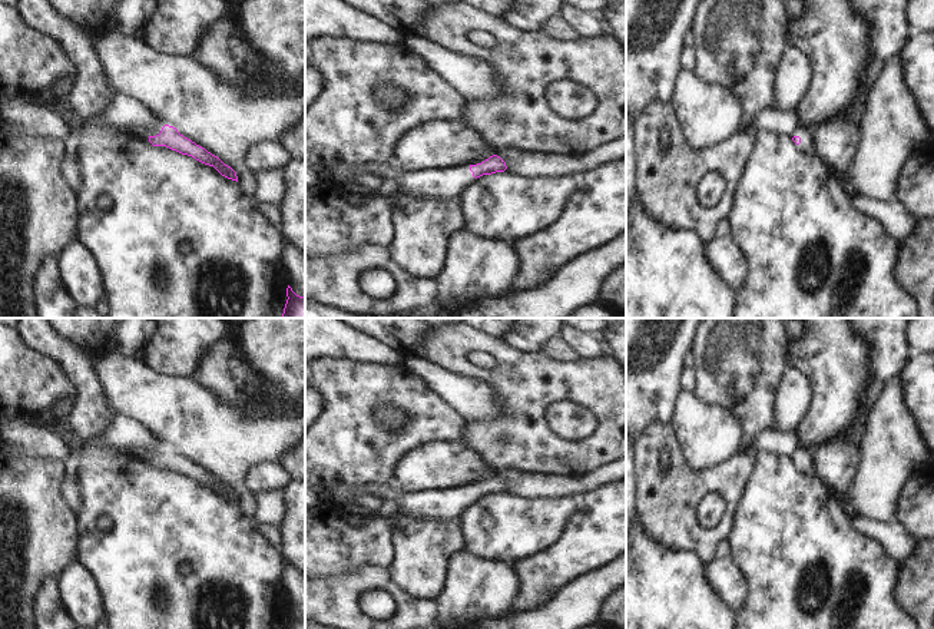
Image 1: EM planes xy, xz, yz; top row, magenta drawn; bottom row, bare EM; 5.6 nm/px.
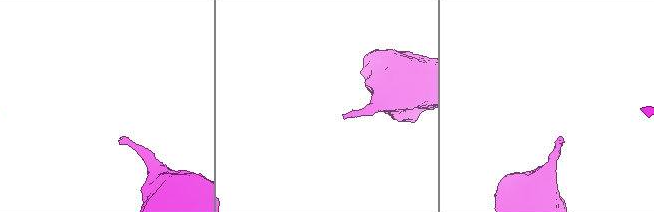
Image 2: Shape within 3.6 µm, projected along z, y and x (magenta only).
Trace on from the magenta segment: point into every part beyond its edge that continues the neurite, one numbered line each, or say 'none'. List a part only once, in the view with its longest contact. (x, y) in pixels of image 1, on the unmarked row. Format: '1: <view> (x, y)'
1: yz (807, 464)

